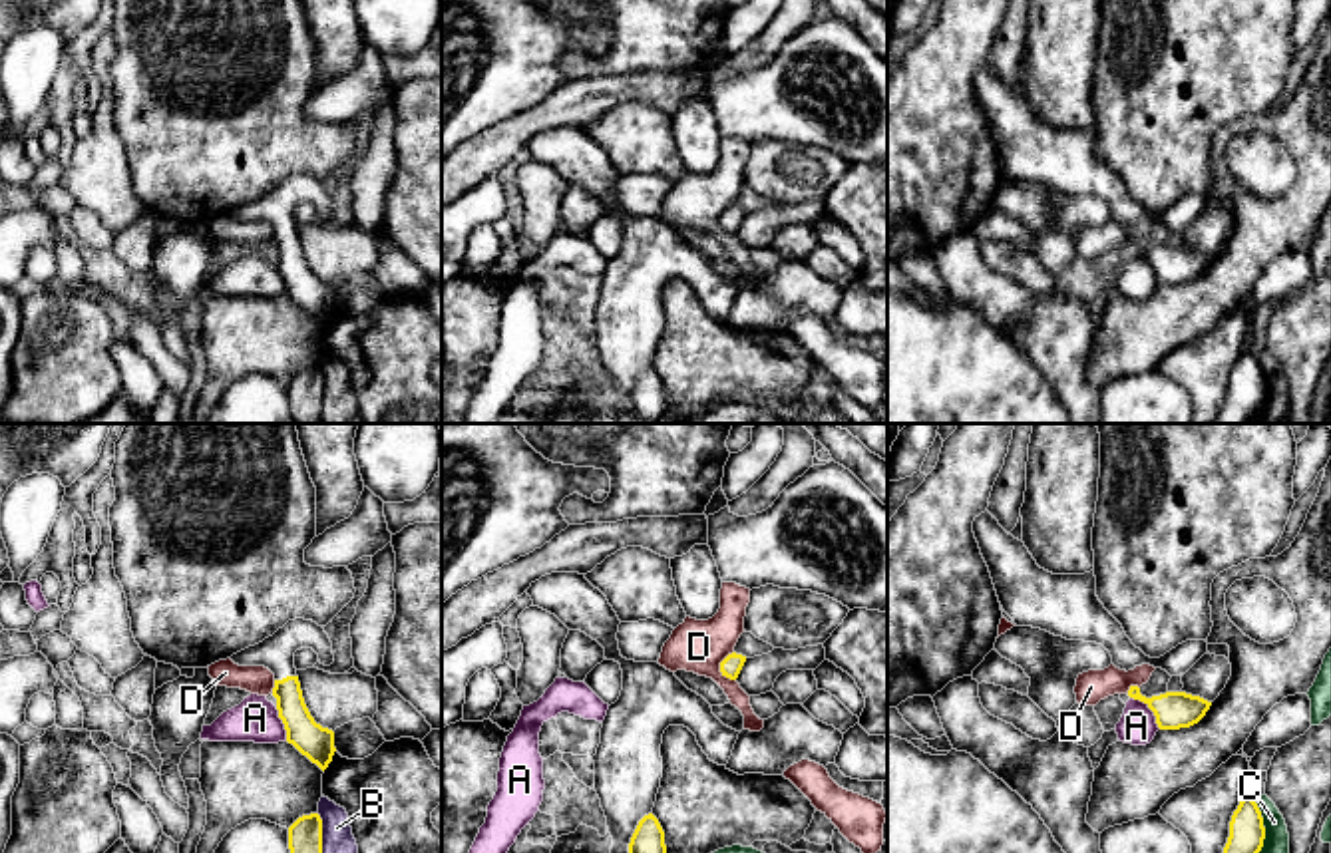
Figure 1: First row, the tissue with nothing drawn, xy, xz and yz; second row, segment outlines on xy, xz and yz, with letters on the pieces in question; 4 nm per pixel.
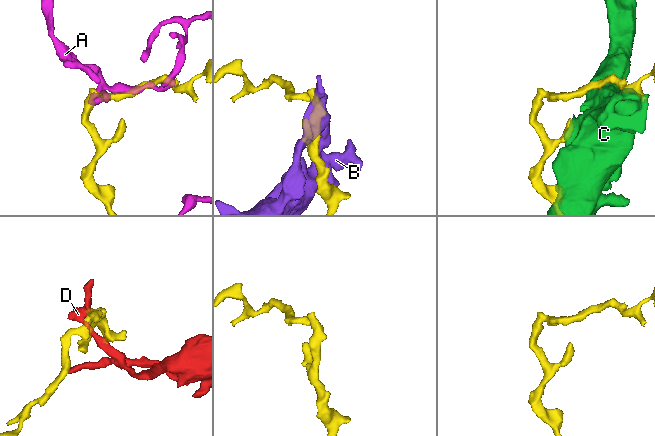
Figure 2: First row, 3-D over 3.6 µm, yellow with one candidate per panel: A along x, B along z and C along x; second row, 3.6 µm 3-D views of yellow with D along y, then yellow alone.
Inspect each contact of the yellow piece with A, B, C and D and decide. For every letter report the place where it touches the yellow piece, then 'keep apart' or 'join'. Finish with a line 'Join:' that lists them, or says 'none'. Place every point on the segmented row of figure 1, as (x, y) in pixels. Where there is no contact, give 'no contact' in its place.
A: yz (1150, 708) | keep apart
B: xy (321, 832) | keep apart
C: yz (1262, 826) | keep apart
D: xz (721, 667) | keep apart
Join: none

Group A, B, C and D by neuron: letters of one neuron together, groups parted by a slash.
A / B / C / D

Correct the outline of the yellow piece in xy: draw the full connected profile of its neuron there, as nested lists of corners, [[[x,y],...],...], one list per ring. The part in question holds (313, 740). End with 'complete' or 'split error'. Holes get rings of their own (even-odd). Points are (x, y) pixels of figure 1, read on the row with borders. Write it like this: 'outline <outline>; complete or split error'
outline [[[304,618],[288,620],[273,636],[233,654],[231,660],[239,666],[265,666],[275,674],[273,696],[286,742],[324,771],[336,752],[334,732],[316,724],[304,704],[294,668],[294,652],[300,648],[312,648],[324,666],[334,662],[332,642],[324,628]]]; split error

